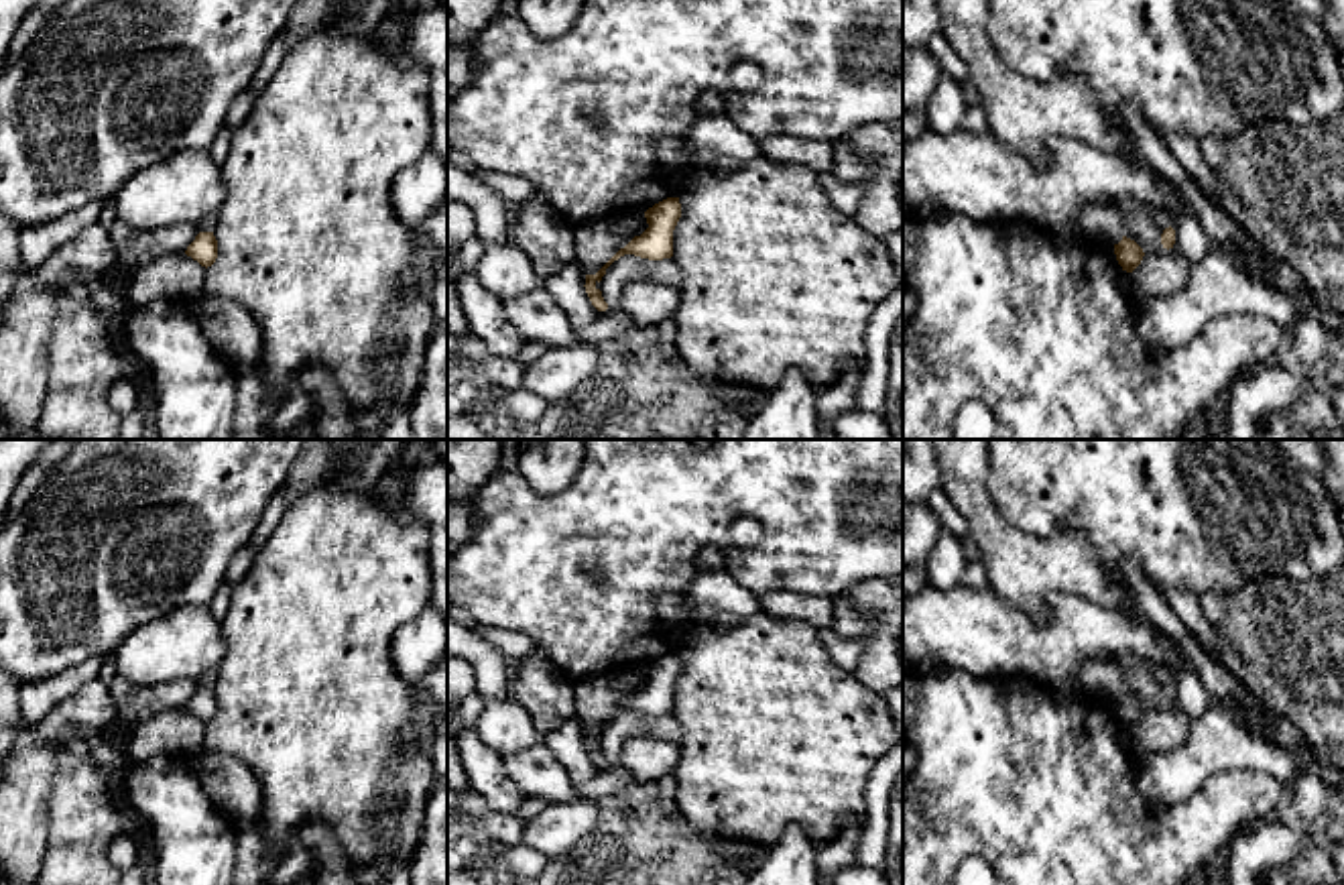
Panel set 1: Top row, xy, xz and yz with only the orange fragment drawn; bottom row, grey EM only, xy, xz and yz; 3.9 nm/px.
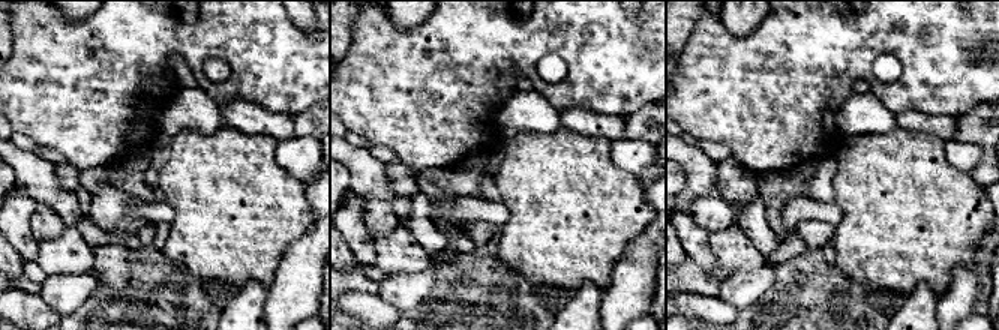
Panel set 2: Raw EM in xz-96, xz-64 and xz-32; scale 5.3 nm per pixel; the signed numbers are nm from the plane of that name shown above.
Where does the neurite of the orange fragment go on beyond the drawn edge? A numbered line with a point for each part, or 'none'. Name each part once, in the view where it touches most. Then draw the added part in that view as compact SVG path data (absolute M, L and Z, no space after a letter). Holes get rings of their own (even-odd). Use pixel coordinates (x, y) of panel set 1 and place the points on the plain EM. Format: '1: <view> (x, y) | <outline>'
none

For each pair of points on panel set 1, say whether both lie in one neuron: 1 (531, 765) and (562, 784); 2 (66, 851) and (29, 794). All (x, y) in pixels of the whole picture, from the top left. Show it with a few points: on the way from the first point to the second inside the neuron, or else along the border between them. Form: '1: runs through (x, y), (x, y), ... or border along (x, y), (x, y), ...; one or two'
1: runs through (539, 774), (554, 784); one
2: border along (55, 774), (49, 786), (47, 851), (43, 863); two

